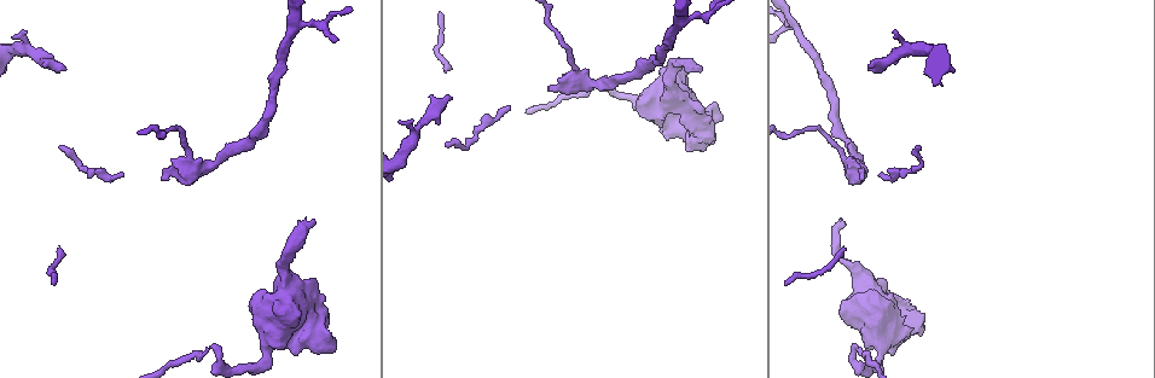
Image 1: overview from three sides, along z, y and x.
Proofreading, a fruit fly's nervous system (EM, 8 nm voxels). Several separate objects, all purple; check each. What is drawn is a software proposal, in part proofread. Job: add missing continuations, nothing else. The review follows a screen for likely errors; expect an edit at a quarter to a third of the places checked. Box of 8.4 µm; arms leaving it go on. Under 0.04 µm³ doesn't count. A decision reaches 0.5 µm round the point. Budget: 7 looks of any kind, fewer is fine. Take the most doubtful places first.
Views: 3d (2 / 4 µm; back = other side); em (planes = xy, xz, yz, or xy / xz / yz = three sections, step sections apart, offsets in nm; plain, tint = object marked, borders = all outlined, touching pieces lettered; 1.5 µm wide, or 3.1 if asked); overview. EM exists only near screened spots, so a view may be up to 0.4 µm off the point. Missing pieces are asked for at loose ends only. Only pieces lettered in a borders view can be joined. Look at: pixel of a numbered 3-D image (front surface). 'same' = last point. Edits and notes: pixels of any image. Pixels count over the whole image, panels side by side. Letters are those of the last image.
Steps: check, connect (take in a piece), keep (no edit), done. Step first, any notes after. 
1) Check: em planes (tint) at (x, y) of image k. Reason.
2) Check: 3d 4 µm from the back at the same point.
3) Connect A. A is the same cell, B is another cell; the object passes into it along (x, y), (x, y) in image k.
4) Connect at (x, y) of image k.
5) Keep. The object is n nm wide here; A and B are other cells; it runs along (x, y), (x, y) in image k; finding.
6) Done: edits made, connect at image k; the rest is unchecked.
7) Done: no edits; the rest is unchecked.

Check: em planes (borders) at (58, 69) of image 1. Free end.

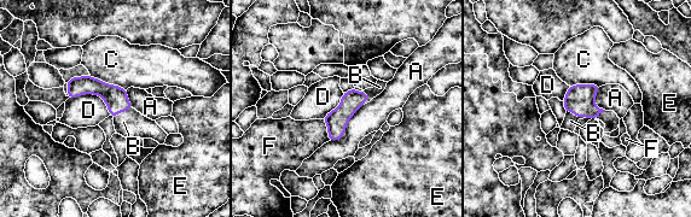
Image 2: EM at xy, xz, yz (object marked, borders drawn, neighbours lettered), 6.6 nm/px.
Connect B. The object is 140 nm wide here; B is the same cell, A, C, D, E and F are other cells; the object passes into it along (352, 100), (363, 92), (379, 87) in image 2; the neuron continues.

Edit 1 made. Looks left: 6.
Check: em planes (borders) at (313, 221) of image 1. Branch stops here.

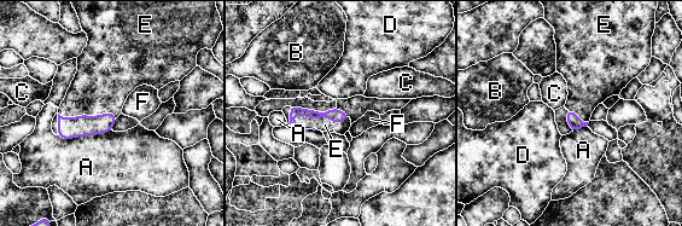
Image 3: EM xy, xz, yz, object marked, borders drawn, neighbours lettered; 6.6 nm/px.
Connect E. The longest contact is with A, 380 nm; E is the same cell, A, B, C, D and F are other cells; the object passes into it along (334, 115), (313, 119), (302, 122) in image 3; the neuron continues.

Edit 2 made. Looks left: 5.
Check: overview.

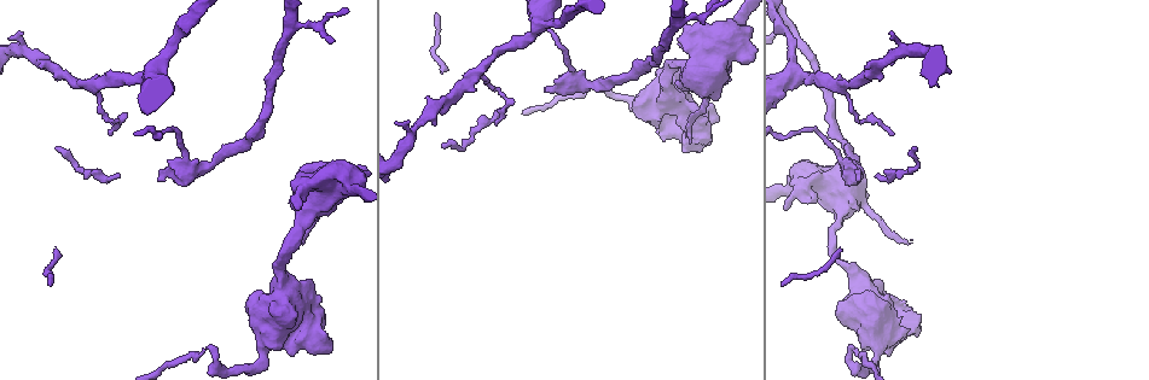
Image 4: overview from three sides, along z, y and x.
Check: em xz step 8 (tint) at (158, 179) of image 4. Free end.

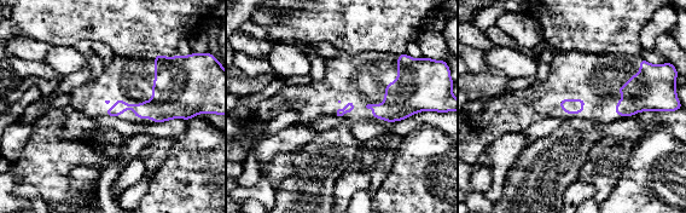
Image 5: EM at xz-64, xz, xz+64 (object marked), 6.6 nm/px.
Check: em planes (borders) at the same point. Cut it another way.

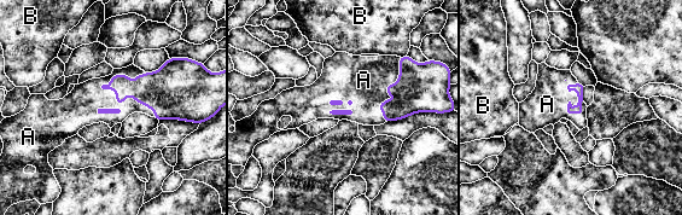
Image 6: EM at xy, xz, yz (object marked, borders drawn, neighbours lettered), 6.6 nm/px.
Connect A. A is the same cell, B is another cell; it goes on there.

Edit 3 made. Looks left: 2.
Done: edits made, connect at image 2, connect at image 3, connect at image 6; the rest is unchecked.

